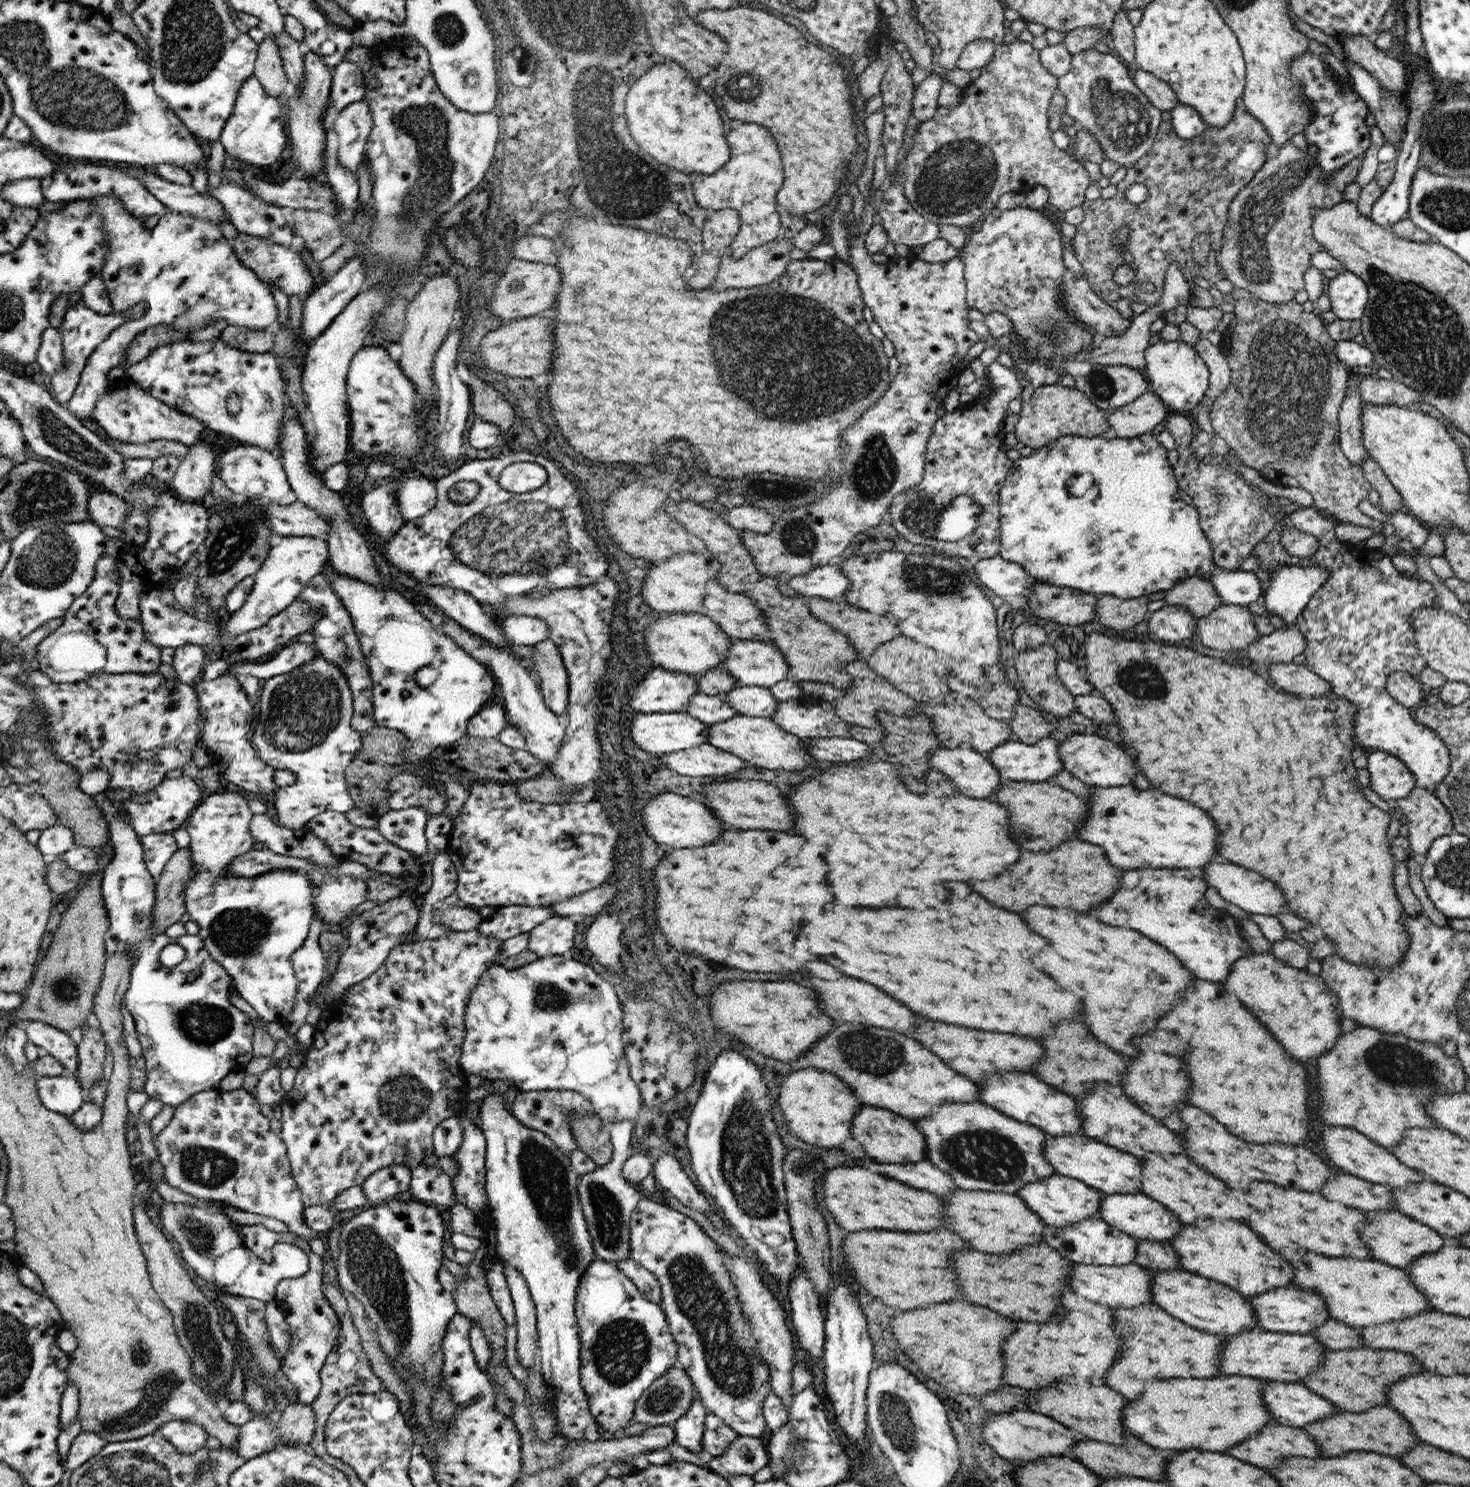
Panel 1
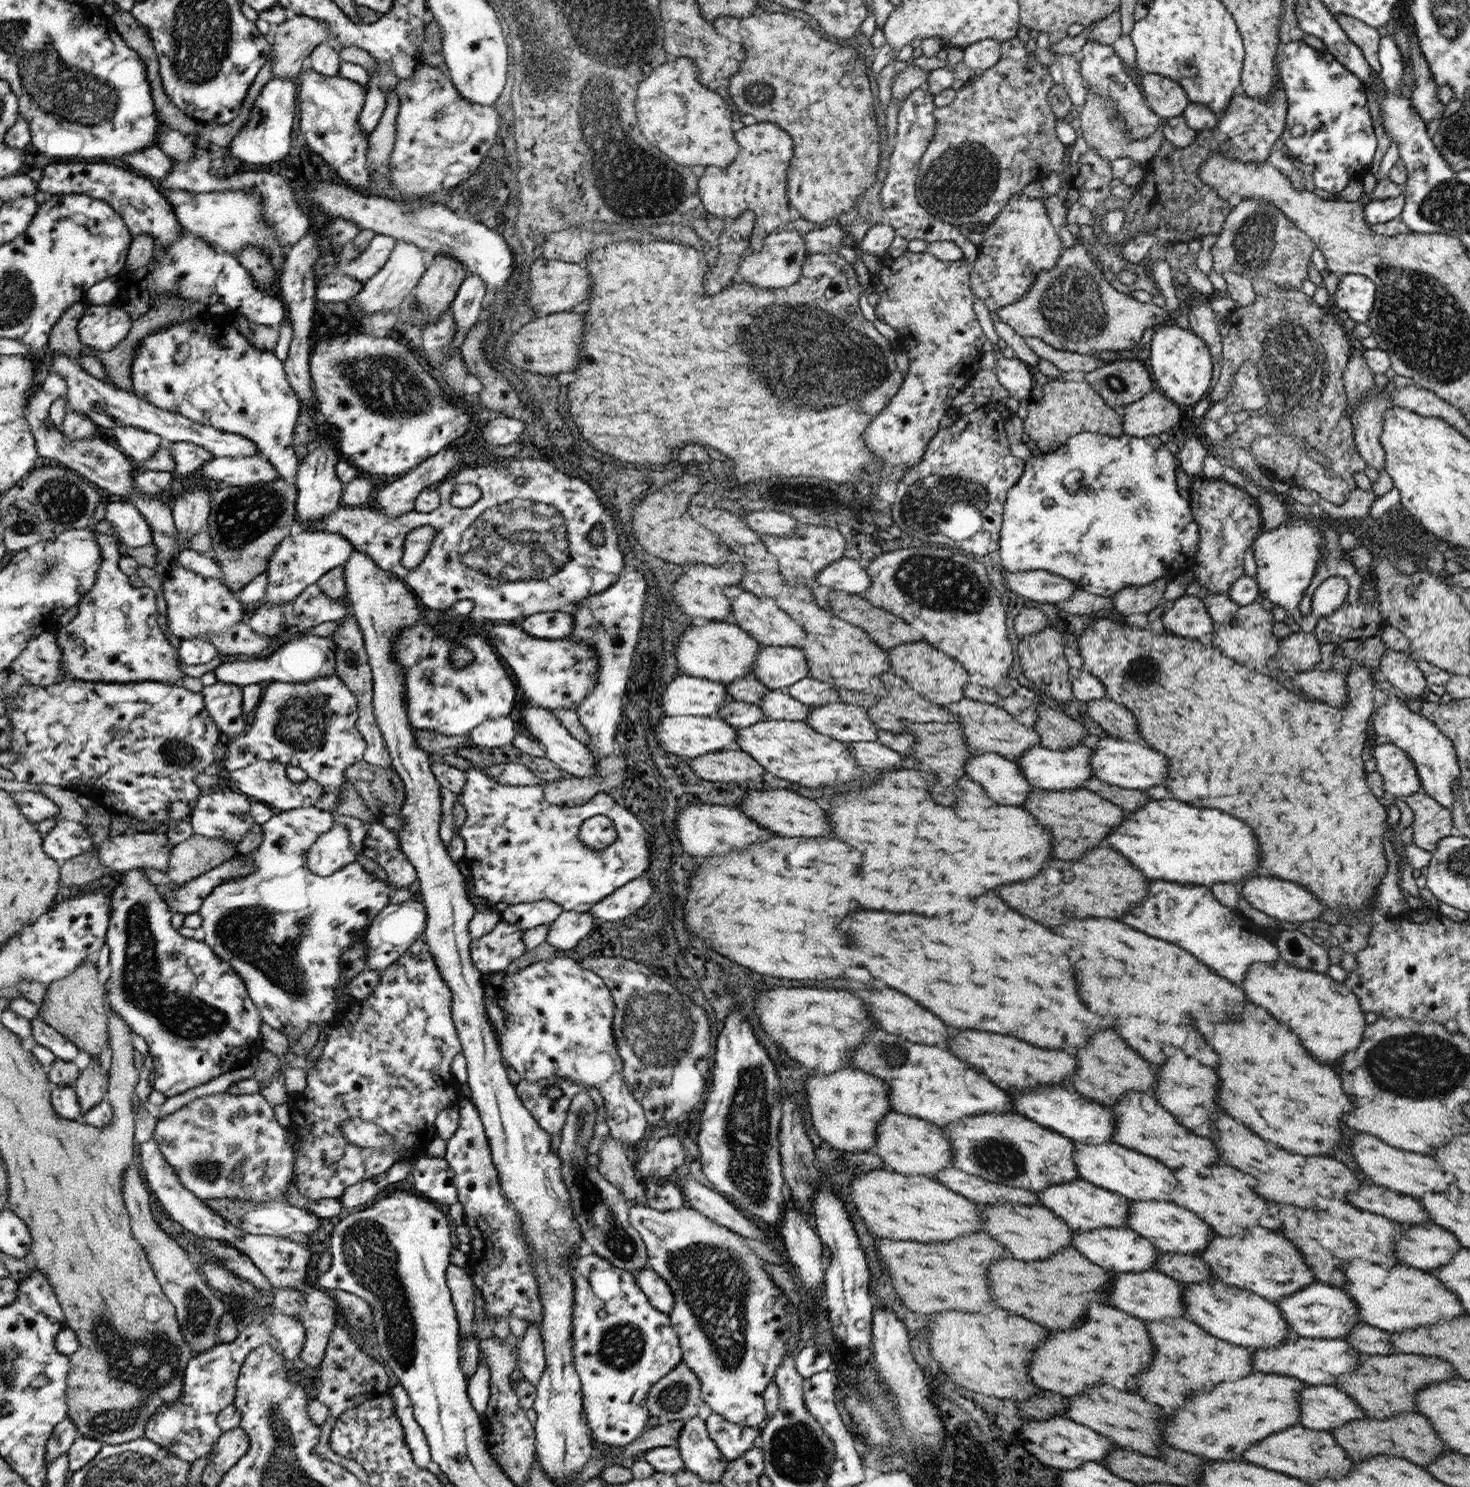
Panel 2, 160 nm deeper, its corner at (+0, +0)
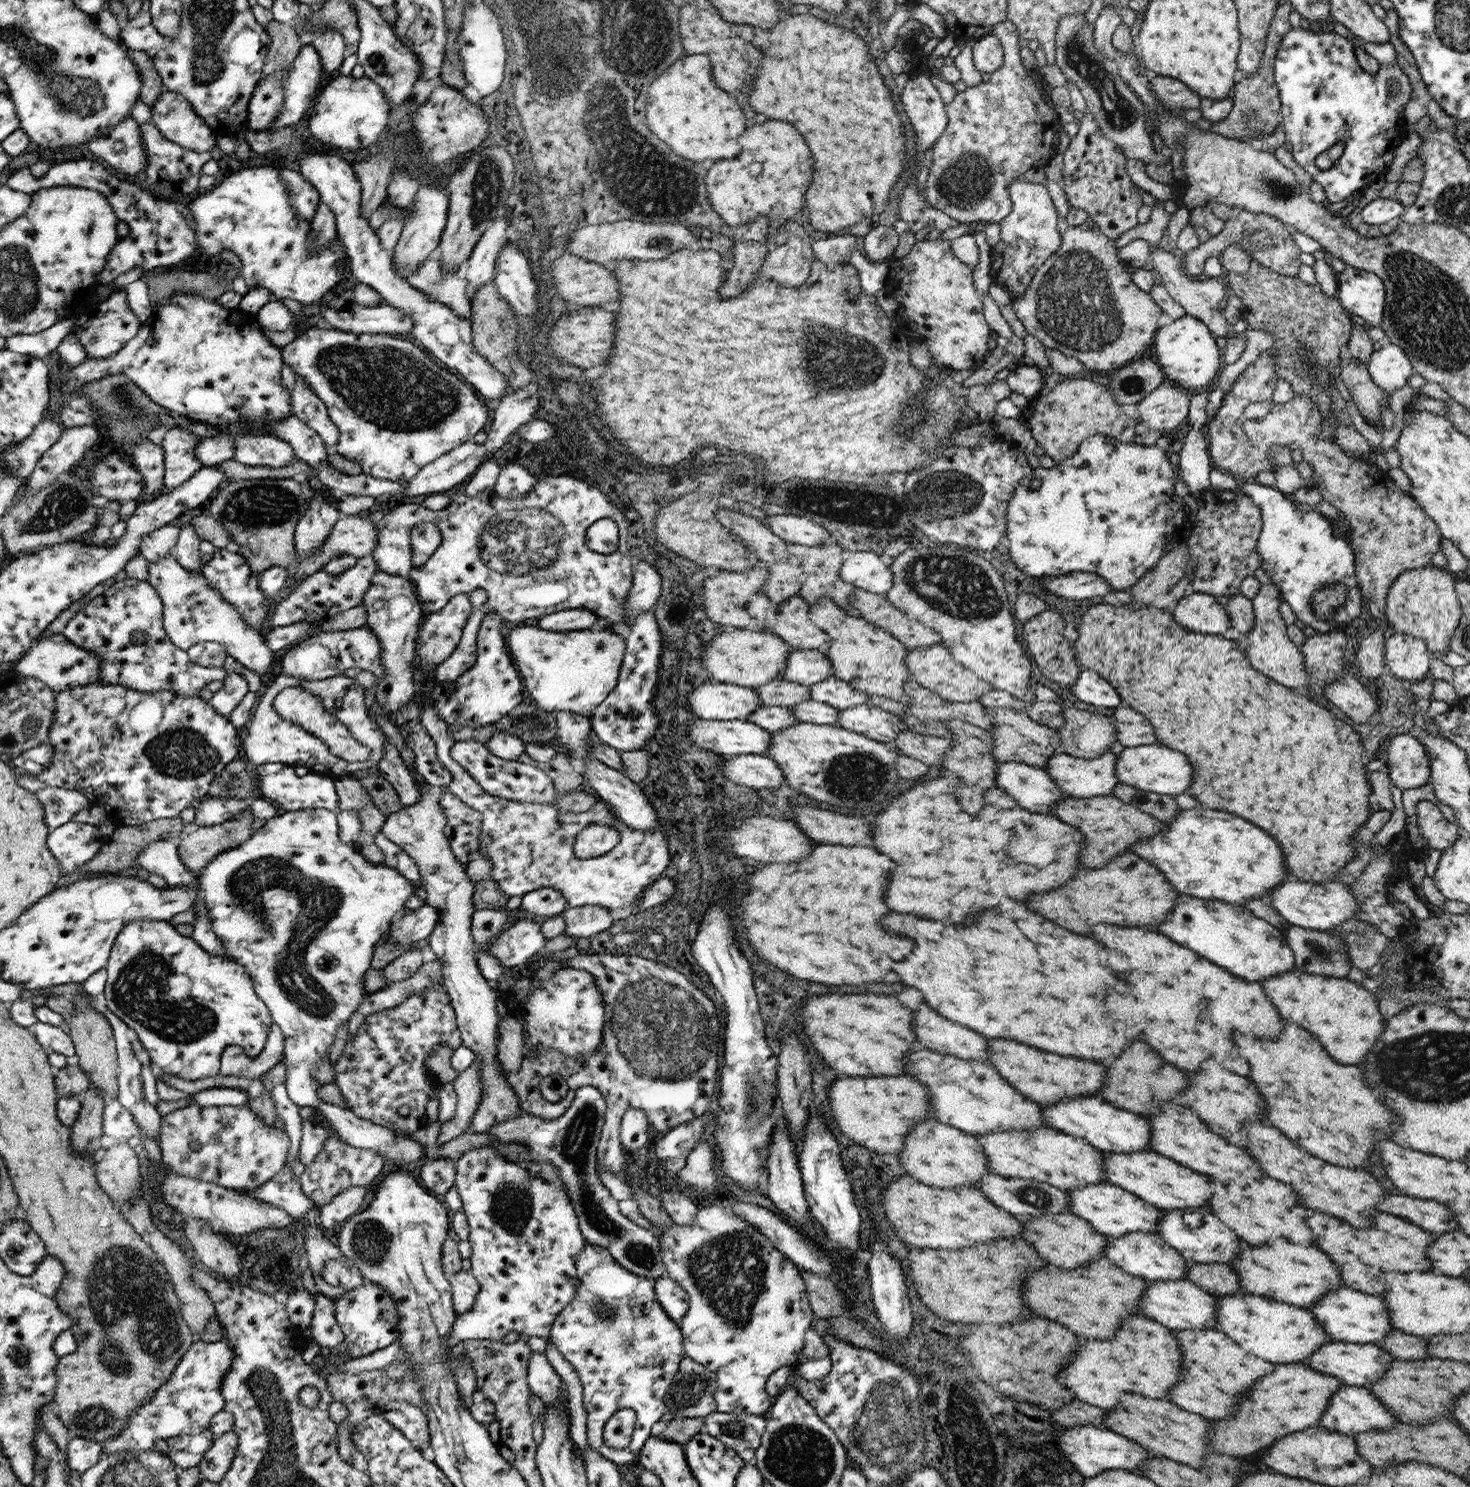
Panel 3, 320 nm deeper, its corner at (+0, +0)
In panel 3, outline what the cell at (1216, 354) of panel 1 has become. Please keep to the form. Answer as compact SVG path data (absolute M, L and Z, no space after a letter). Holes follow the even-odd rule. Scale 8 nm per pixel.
M1151 248L1149 268L1155 273L1157 279L1164 285L1168 294L1177 302L1178 308L1206 324L1210 332L1217 336L1225 336L1231 328L1226 318L1218 308L1225 302L1227 294L1224 292L1224 278L1210 278L1208 280L1194 280L1184 270L1184 260L1178 252L1164 252L1164 248Z

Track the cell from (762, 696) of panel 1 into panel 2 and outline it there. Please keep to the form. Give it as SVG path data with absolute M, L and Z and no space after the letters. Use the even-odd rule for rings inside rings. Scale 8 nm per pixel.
M780 689L769 690L758 706L774 720L806 720L811 713L811 705L804 704Z

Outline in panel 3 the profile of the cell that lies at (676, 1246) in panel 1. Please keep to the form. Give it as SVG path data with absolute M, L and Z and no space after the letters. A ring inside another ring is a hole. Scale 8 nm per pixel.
M626 1196L619 1202L620 1213L627 1216L634 1224L640 1225L642 1228L650 1229L659 1240L661 1246L661 1257L666 1267L666 1276L673 1278L679 1282L679 1285L688 1293L689 1296L689 1309L685 1314L683 1321L679 1324L683 1328L684 1345L688 1358L693 1361L699 1362L709 1368L717 1376L717 1388L719 1392L715 1393L716 1404L720 1412L735 1412L735 1413L748 1413L749 1415L758 1415L768 1412L768 1408L772 1406L772 1395L767 1391L767 1380L774 1372L782 1367L795 1367L802 1359L803 1349L805 1348L805 1336L807 1331L810 1330L812 1319L815 1317L811 1309L807 1288L800 1269L790 1259L784 1256L783 1252L772 1244L772 1241L764 1236L757 1228L754 1228L748 1221L742 1219L732 1210L722 1208L722 1206L710 1206L704 1208L699 1206L695 1221L690 1226L680 1226L678 1224L671 1224L671 1226L664 1226L663 1228L656 1227L647 1220L645 1214L639 1209L639 1204L634 1199L629 1199Z

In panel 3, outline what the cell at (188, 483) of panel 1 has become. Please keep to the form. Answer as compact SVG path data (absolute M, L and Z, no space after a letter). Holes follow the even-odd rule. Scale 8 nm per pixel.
M191 512L180 518L178 542L172 553L182 568L190 572L203 572L203 563L200 559L200 551L198 551L201 538L197 532L194 532L194 527L191 525L191 517L194 514L195 512Z

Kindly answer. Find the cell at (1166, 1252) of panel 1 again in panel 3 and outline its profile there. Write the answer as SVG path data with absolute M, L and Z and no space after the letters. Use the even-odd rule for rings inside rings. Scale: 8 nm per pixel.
M1191 1262L1185 1278L1213 1295L1226 1296L1242 1291L1237 1270L1226 1263L1200 1264Z

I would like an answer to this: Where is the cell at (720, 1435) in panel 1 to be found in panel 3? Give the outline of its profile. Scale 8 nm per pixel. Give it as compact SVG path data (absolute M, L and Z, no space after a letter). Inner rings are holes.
M720 1412L704 1417L703 1431L719 1437L735 1450L745 1462L754 1462L756 1451L767 1430L767 1419L748 1413Z

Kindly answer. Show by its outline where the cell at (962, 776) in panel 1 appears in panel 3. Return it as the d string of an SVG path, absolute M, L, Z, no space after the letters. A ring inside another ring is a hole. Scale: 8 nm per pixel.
M999 762L995 781L1026 810L1033 813L1050 813L1065 792L1053 782L1042 767L1016 762Z

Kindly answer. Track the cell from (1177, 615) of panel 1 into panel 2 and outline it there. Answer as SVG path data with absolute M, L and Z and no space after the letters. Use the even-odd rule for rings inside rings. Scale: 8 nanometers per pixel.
M1187 595L1172 602L1161 620L1166 631L1187 639L1197 639L1204 634L1215 632L1217 625L1208 616L1208 610L1202 600Z

